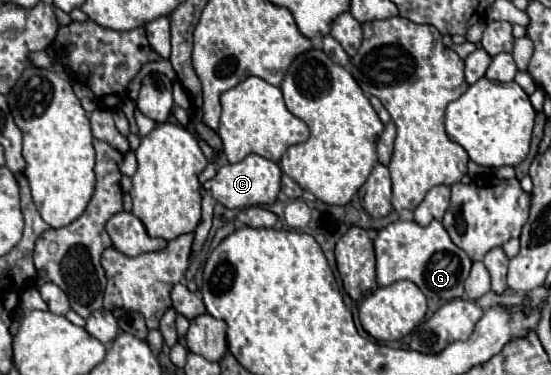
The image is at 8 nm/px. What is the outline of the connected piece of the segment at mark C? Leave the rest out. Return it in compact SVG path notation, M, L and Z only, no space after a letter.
M250 153L240 163L224 163L216 169L216 175L208 179L202 187L224 207L228 209L240 209L240 207L252 207L252 205L270 205L276 201L280 193L280 177L282 171L278 163L264 159L256 153Z

